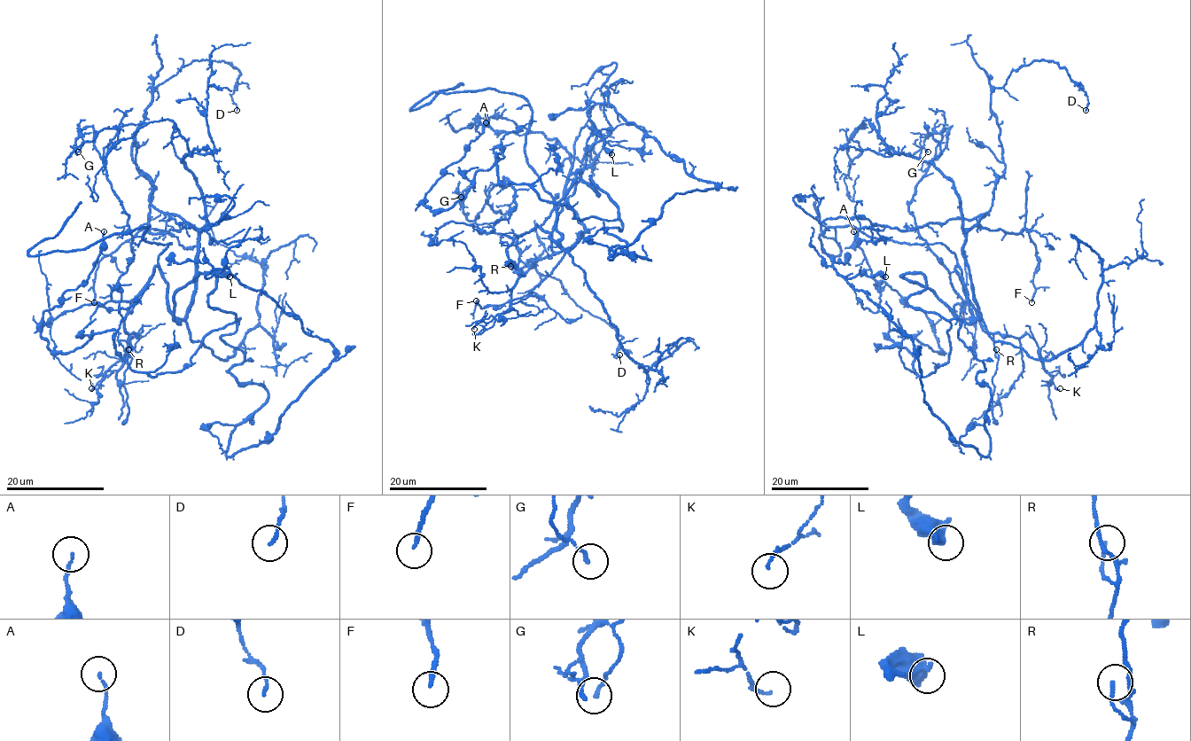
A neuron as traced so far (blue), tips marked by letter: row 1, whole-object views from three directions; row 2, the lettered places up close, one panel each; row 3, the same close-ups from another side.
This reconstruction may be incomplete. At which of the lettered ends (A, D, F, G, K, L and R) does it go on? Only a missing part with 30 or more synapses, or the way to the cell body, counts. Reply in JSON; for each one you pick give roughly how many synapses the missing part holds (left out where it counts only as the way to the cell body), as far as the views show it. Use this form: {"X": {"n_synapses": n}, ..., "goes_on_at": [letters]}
{"goes_on_at": []}

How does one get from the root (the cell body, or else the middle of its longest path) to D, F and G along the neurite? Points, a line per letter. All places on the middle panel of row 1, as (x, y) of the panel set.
D: (617, 206), (578, 173), (556, 230), (566, 250), (580, 237), (514, 271), (533, 260), (558, 279), (619, 354)
F: (617, 206), (578, 173), (556, 205), (556, 230), (566, 250), (580, 238), (526, 295), (484, 308), (476, 300)
G: (617, 206), (578, 173), (555, 241), (537, 225), (494, 231), (516, 206), (507, 179), (474, 221), (461, 197)

